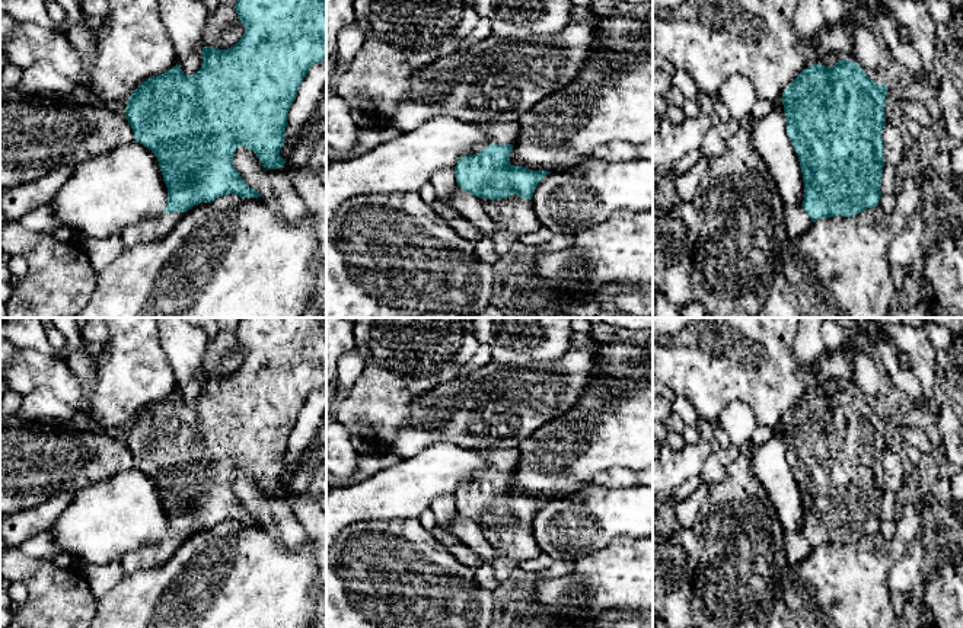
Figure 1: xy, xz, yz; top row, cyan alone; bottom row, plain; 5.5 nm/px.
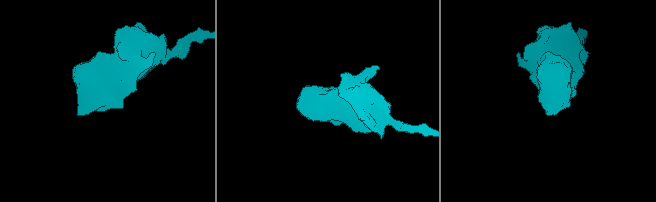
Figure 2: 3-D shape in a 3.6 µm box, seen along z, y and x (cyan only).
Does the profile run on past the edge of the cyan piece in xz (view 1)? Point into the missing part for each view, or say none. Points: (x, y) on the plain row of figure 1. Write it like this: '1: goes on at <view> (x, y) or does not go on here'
1: goes on at xz (501, 459)

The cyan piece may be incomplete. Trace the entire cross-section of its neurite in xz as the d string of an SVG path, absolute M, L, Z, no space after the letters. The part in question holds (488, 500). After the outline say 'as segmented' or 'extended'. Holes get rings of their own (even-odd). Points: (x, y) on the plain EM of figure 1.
M519 449L482 453L490 472L476 481L459 485L455 492L457 513L478 525L501 526L516 520L523 526L532 526L538 510L551 498L510 490L510 478L520 459Z; extended

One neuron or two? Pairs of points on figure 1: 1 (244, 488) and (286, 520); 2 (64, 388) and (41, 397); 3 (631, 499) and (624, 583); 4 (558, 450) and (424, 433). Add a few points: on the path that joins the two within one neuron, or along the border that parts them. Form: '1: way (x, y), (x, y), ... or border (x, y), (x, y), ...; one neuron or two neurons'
1: way (254, 499), (276, 515); one neuron
2: border (24, 395), (48, 386), (76, 410); two neurons
3: border (637, 536), (616, 535), (598, 551); two neurons
4: border (545, 423), (516, 446); two neurons

